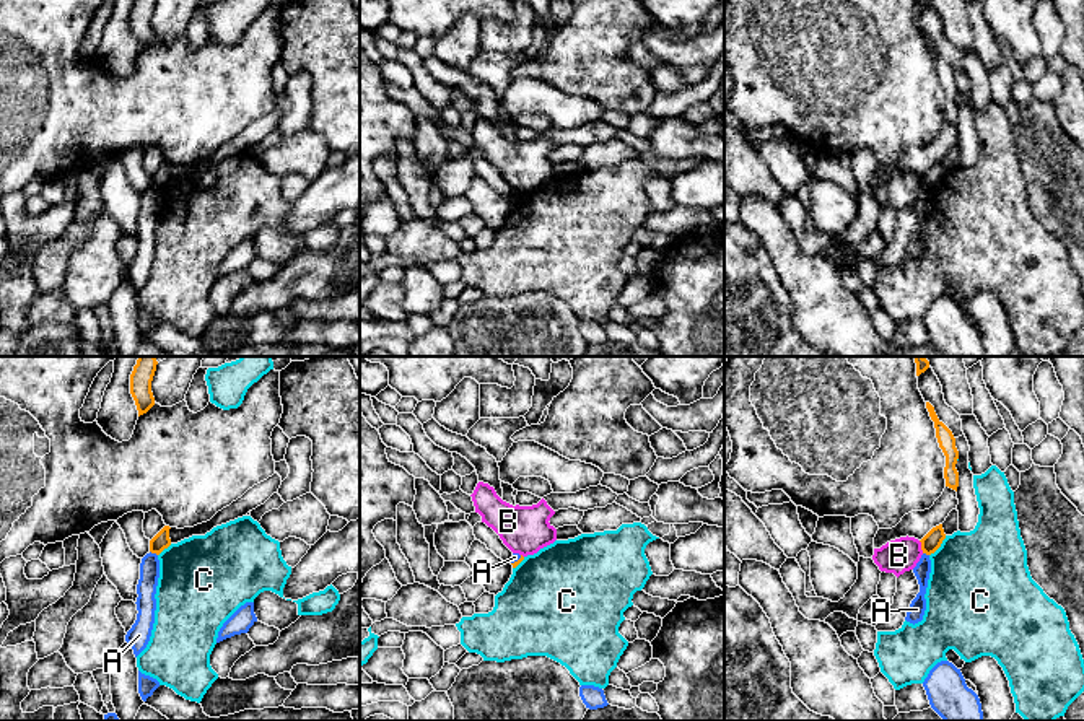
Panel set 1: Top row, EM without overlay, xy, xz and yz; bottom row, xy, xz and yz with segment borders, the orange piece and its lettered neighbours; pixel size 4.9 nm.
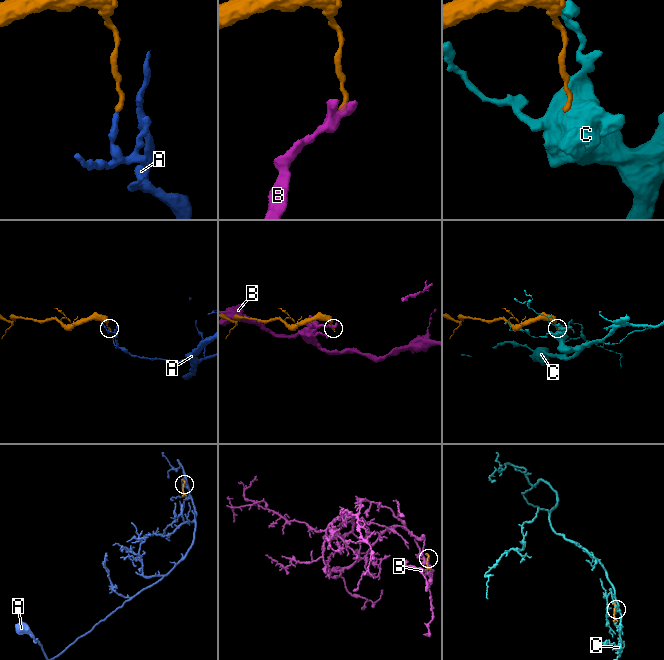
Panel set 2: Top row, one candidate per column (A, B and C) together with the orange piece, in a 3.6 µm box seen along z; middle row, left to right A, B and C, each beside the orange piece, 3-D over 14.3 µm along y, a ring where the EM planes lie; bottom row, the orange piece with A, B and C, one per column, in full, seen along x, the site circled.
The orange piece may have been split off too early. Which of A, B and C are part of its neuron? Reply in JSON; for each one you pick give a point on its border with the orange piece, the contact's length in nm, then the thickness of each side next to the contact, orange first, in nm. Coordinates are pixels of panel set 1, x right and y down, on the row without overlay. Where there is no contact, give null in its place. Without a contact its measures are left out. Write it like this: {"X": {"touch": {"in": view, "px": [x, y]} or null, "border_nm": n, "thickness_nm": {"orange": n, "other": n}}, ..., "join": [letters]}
{"join": []}

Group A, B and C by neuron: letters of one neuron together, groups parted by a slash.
A / B / C

